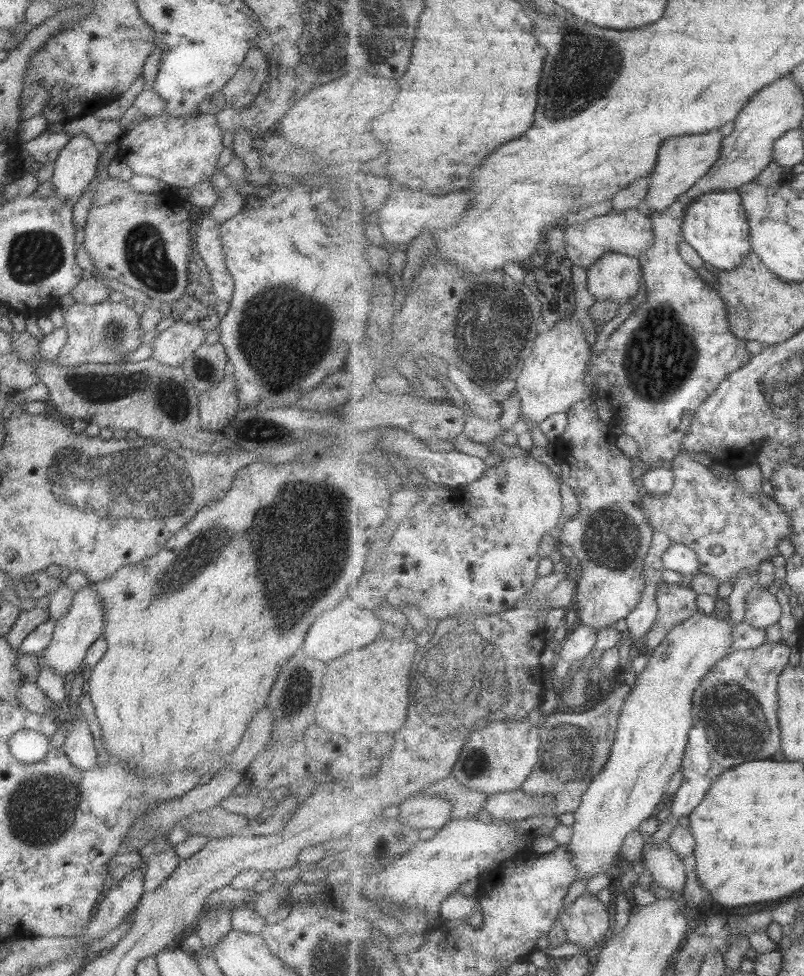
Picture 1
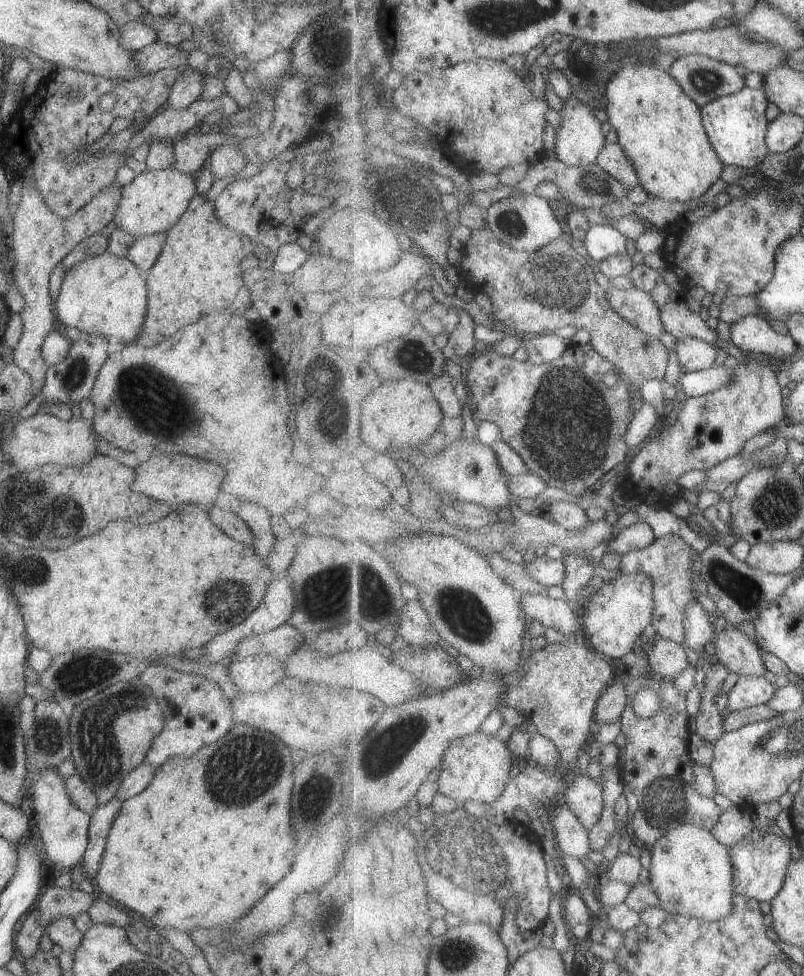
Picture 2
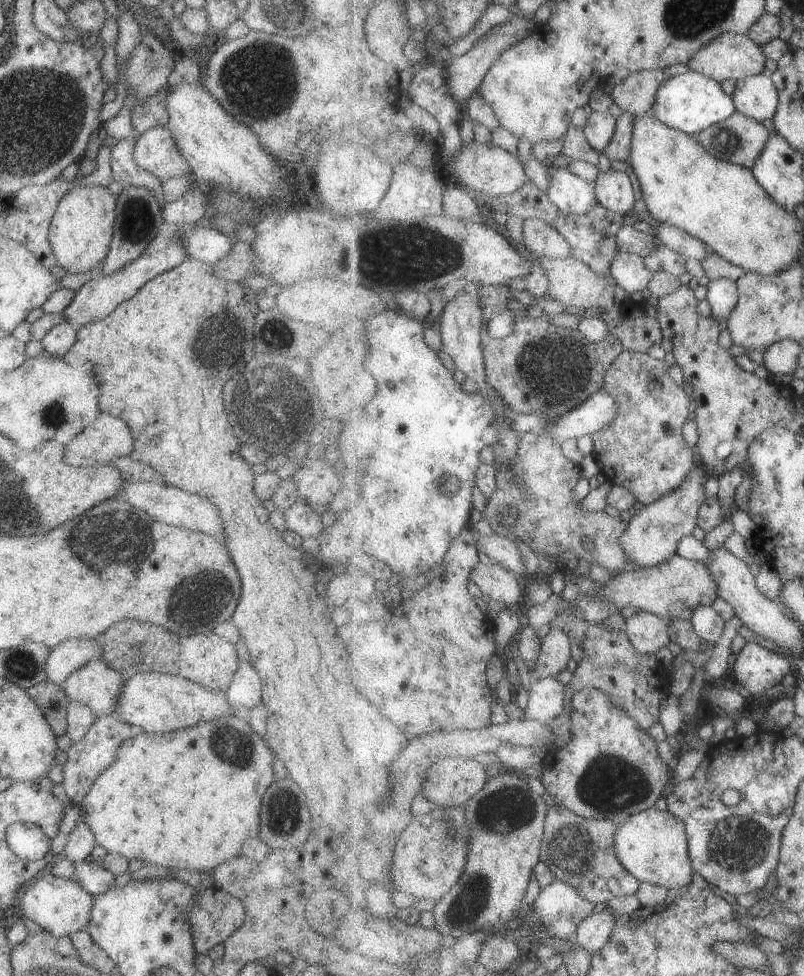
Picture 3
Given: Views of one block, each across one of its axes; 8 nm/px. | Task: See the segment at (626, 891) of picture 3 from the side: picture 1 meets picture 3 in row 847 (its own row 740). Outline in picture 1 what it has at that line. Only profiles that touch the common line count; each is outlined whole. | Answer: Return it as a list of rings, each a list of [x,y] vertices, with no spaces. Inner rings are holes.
[[[623,683],[605,700],[596,701],[595,710],[591,709],[583,714],[555,714],[549,716],[549,720],[541,721],[540,762],[533,768],[534,774],[529,776],[521,789],[525,794],[537,798],[553,794],[557,800],[553,814],[550,814],[553,817],[559,818],[567,812],[577,812],[588,786],[607,766],[617,738],[622,707],[631,691],[632,689]]]

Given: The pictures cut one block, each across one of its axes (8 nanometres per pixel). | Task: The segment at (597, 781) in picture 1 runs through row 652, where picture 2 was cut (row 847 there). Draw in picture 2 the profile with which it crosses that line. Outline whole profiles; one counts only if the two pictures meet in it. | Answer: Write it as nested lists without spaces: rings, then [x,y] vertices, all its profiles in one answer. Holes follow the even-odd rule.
[[[692,822],[681,825],[661,837],[650,850],[650,884],[668,914],[718,921],[732,913],[737,896],[732,853],[709,829]]]

